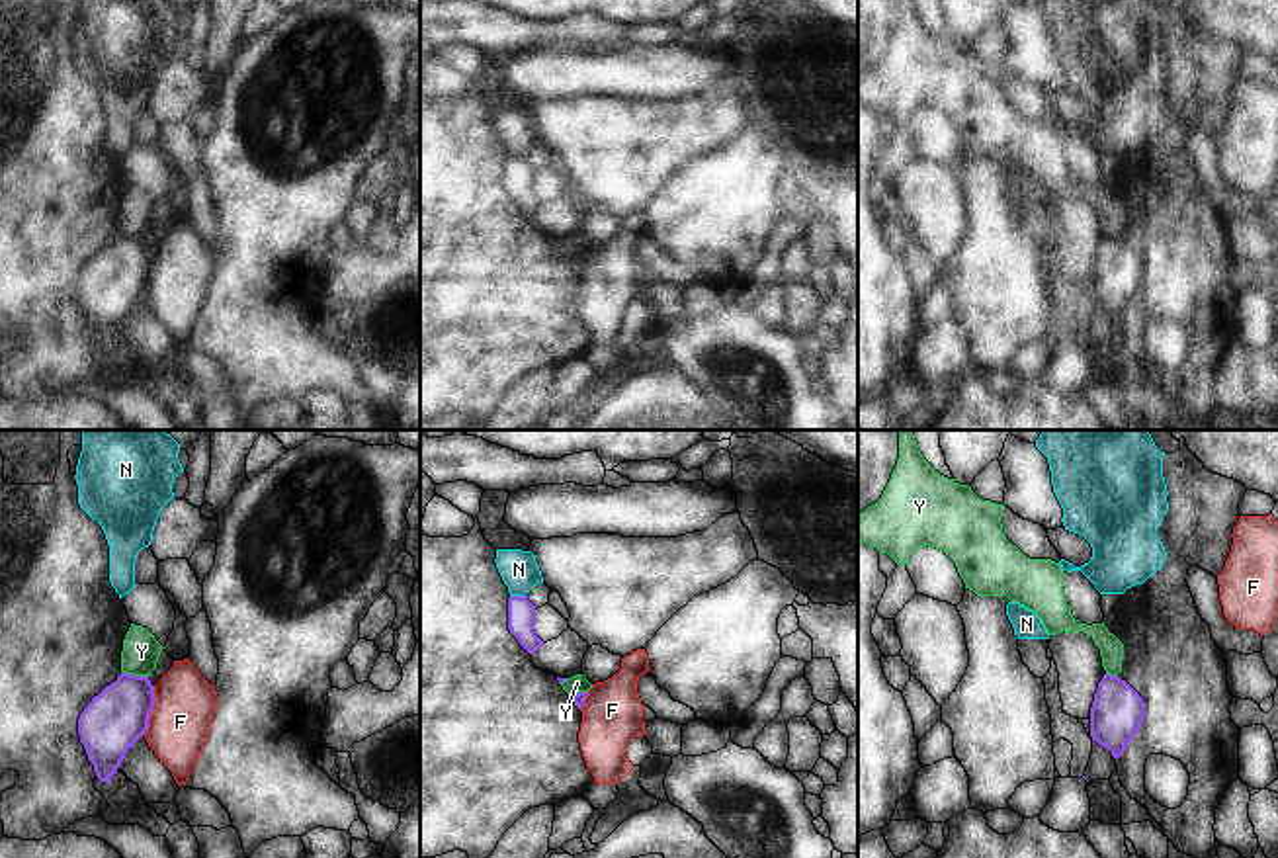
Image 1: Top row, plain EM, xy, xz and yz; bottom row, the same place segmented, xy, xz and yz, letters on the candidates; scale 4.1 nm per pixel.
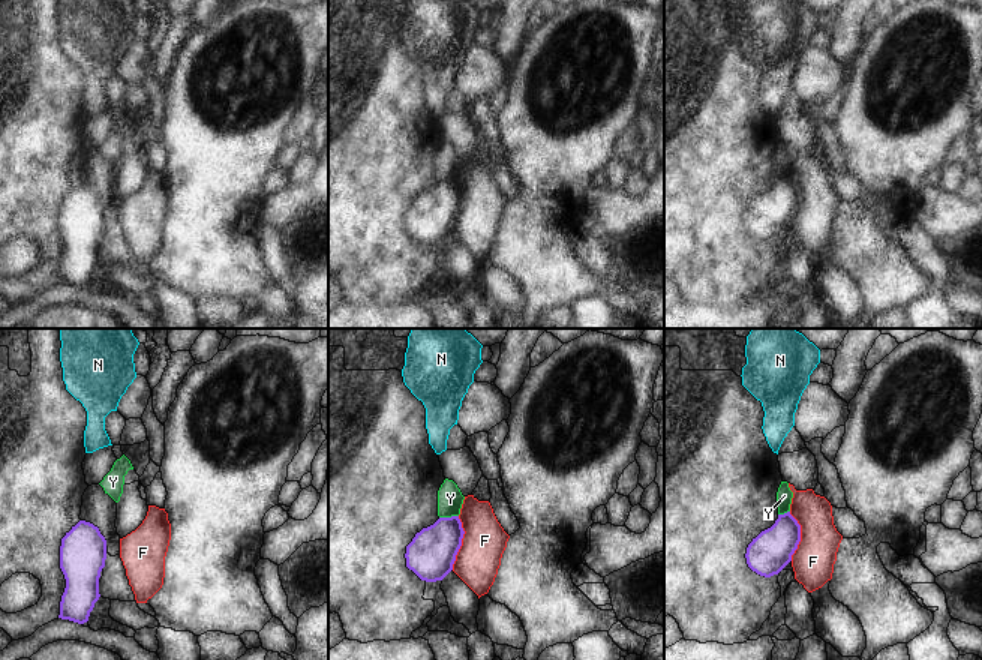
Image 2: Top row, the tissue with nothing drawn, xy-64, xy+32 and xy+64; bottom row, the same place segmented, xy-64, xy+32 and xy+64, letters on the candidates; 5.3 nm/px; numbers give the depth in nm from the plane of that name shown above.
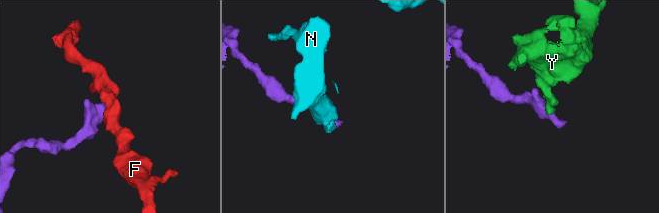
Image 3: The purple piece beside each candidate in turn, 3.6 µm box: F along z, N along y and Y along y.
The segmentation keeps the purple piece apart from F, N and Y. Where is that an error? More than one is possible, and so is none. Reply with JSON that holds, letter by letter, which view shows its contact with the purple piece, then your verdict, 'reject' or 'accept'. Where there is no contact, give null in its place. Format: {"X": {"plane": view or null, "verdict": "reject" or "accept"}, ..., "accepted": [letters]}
{"F": {"plane": "xy", "verdict": "reject"}, "N": {"plane": "xz", "verdict": "reject"}, "Y": {"plane": "xy", "verdict": "reject"}, "accepted": []}

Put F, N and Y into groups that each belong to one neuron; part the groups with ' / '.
F / N / Y

